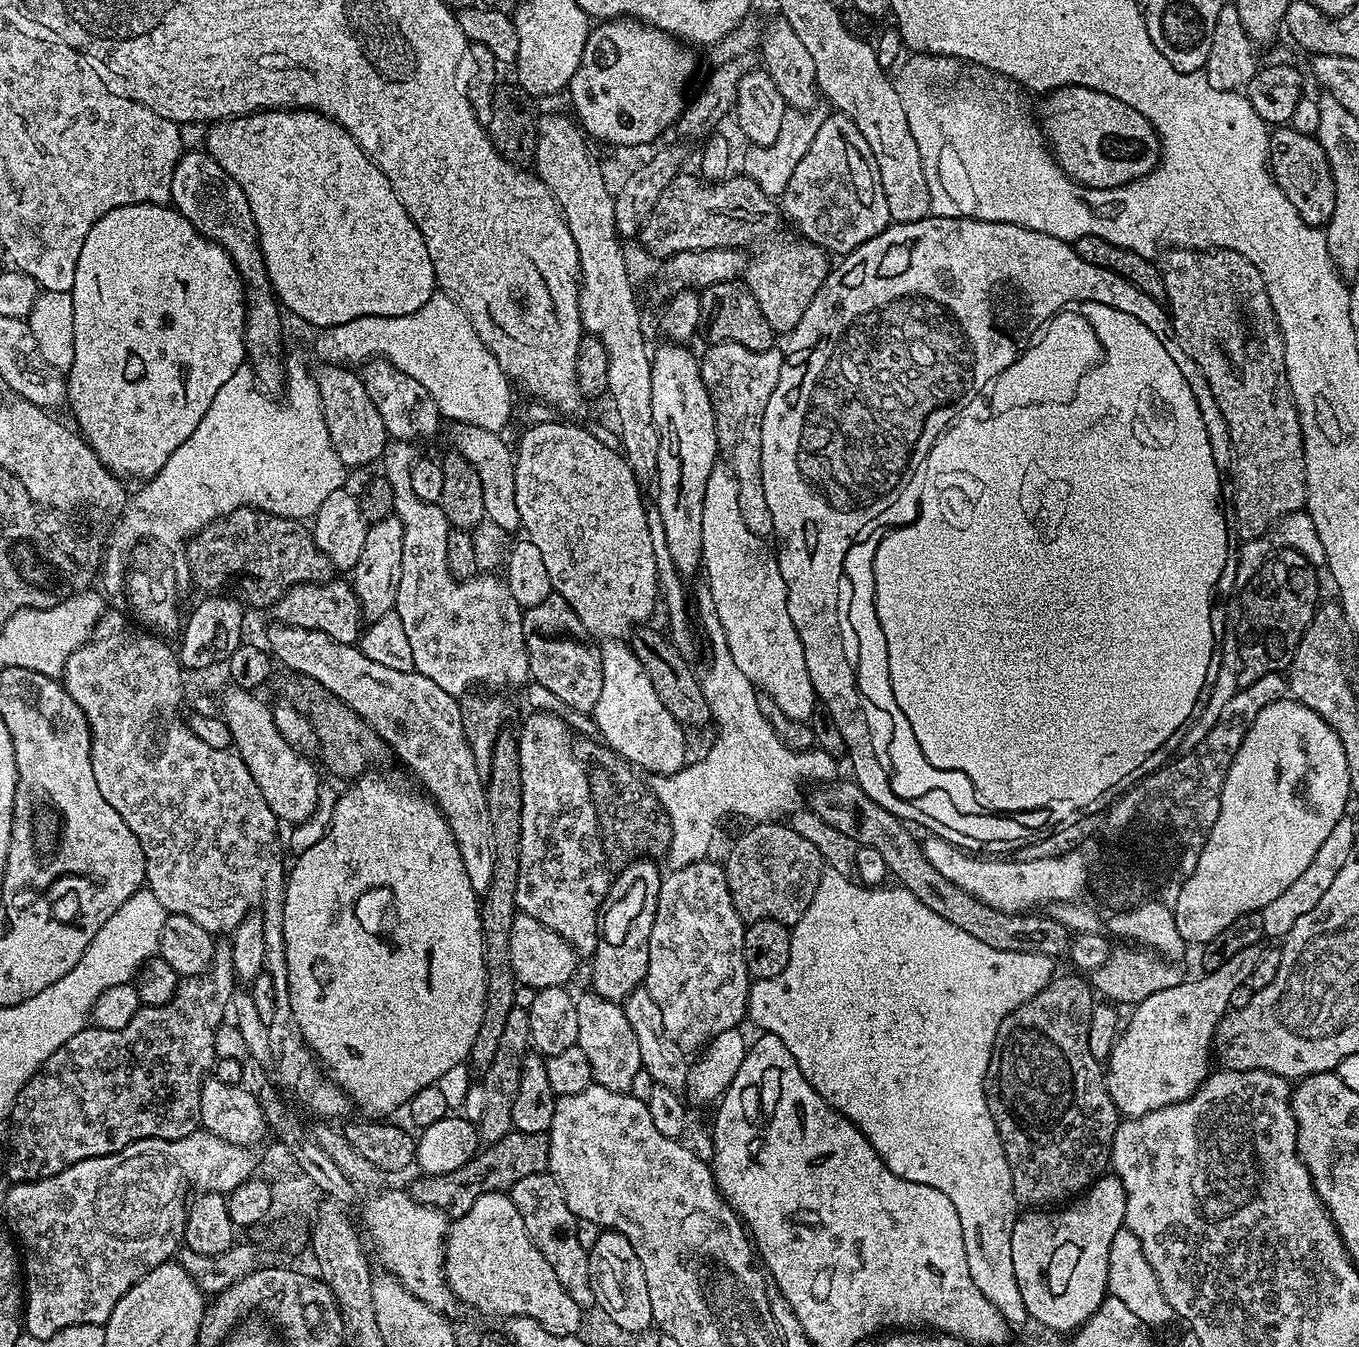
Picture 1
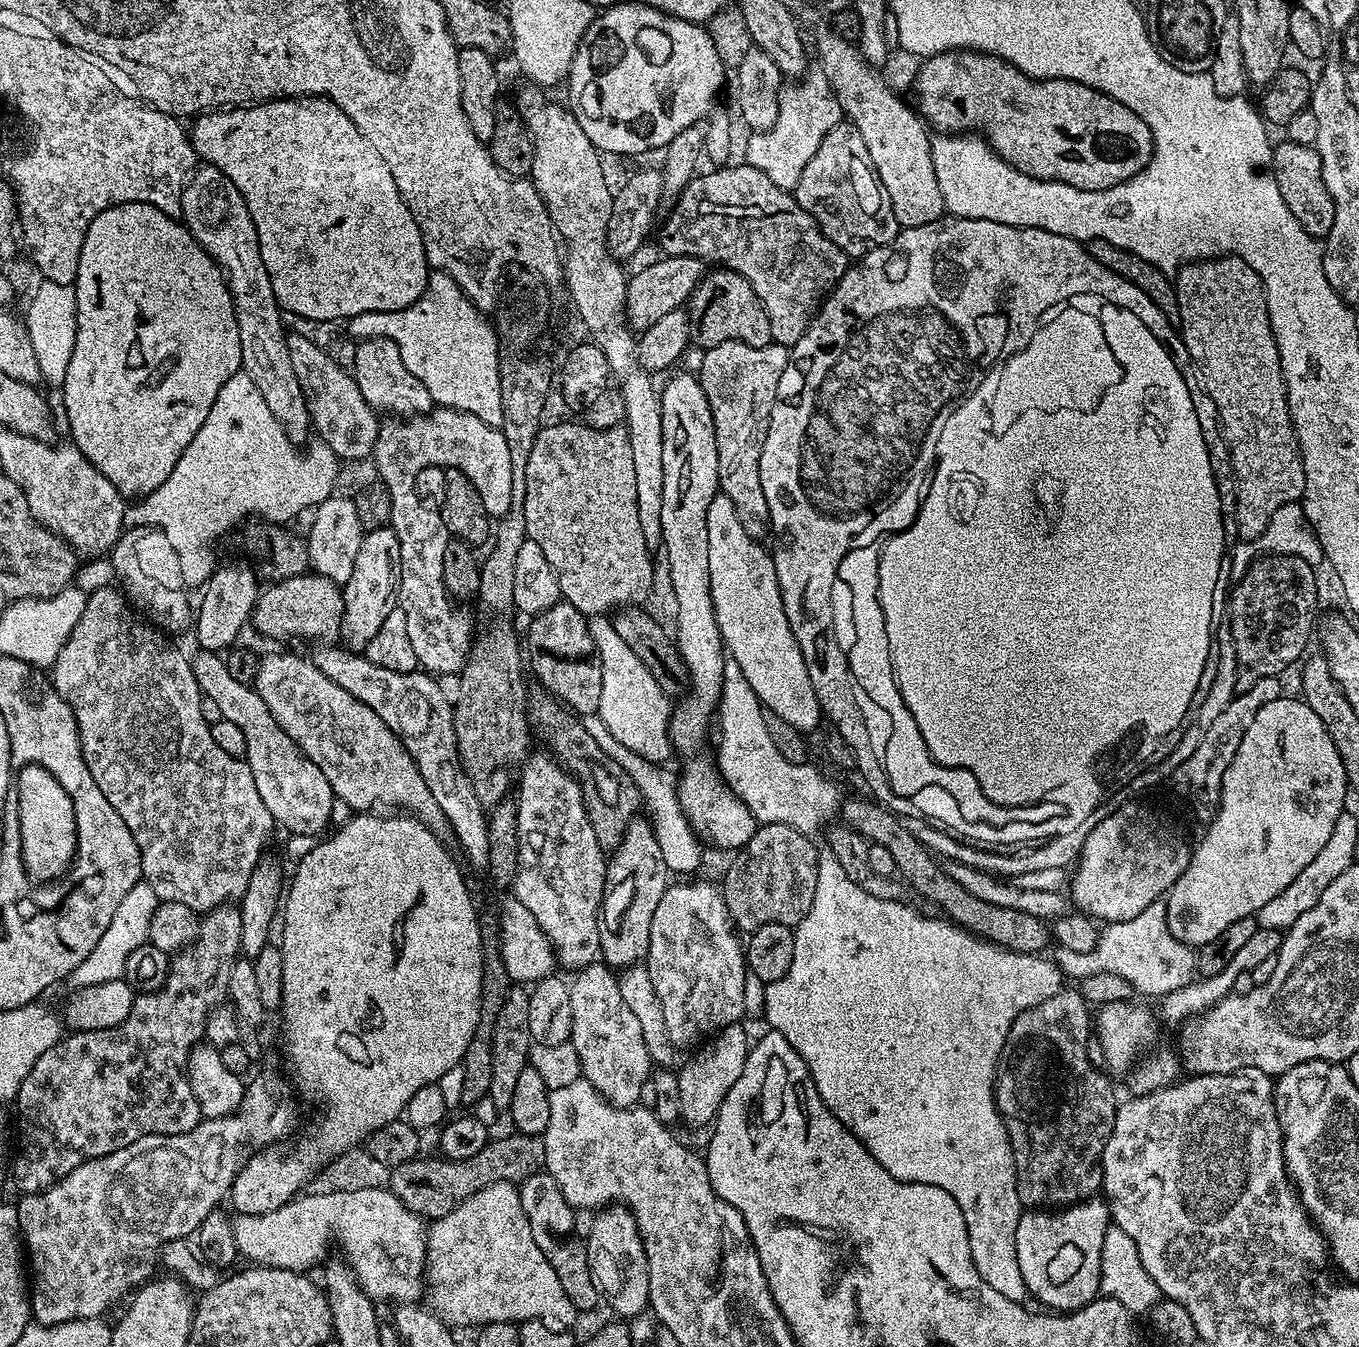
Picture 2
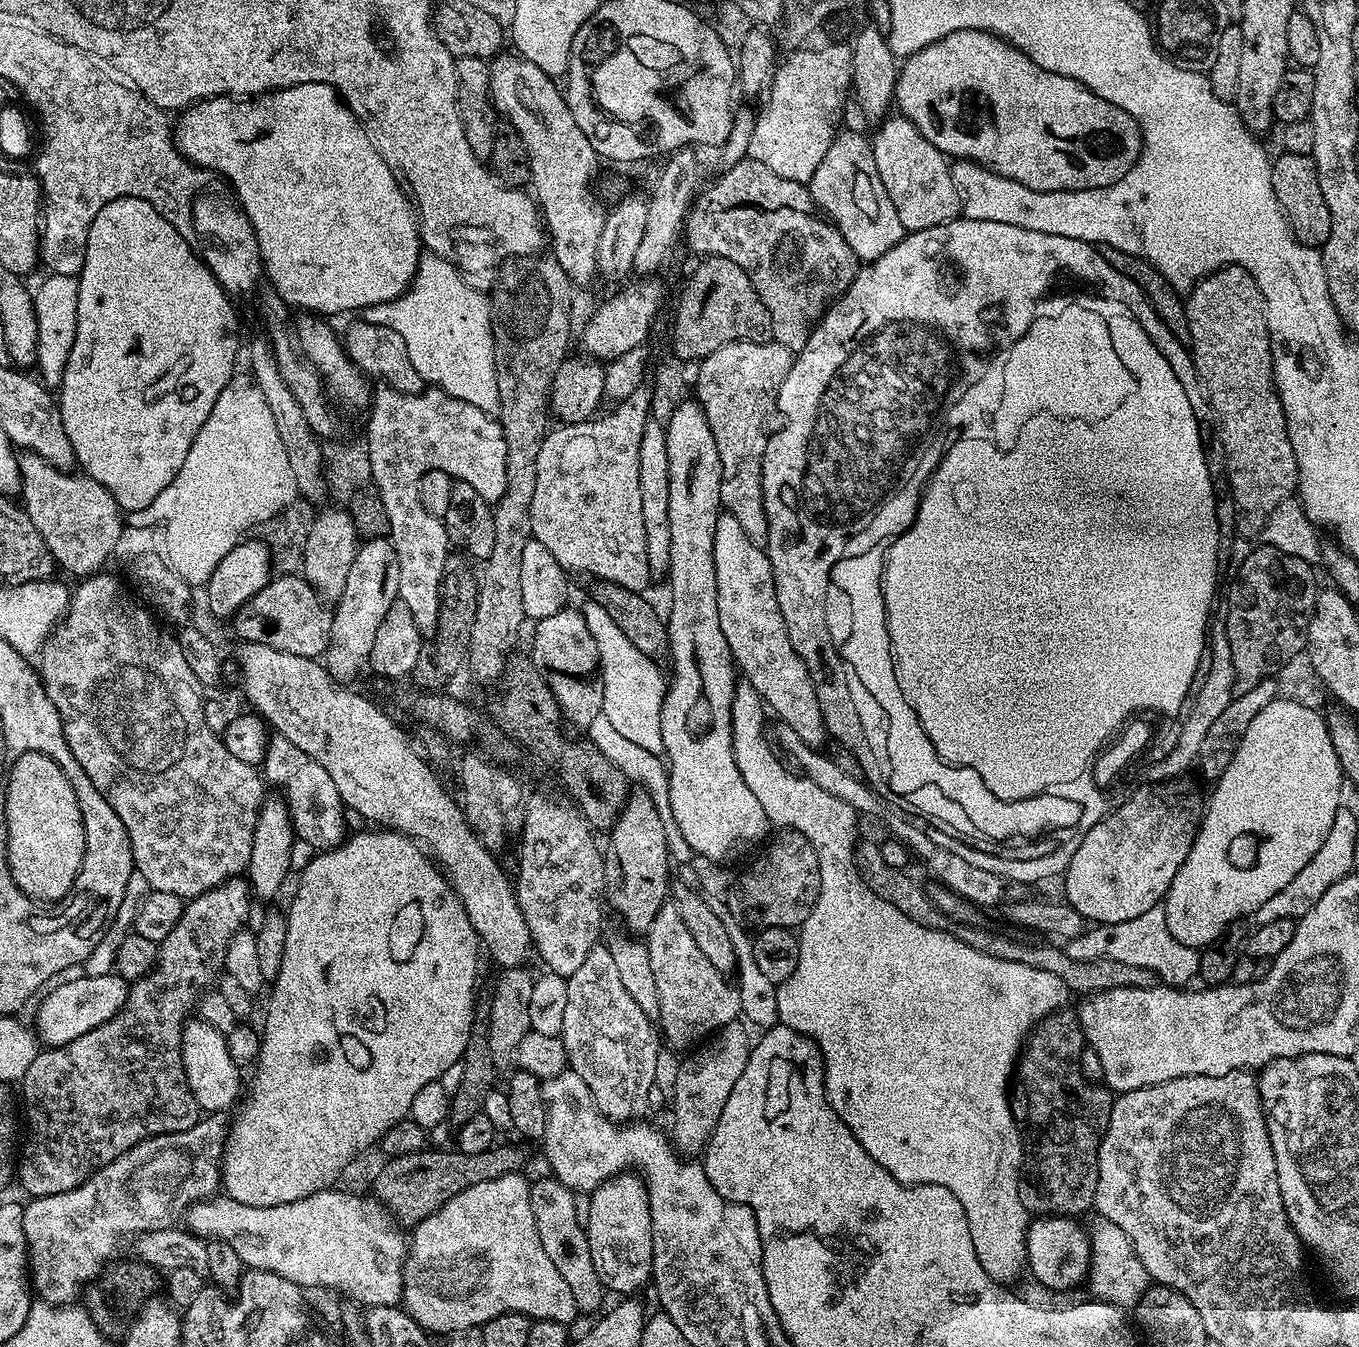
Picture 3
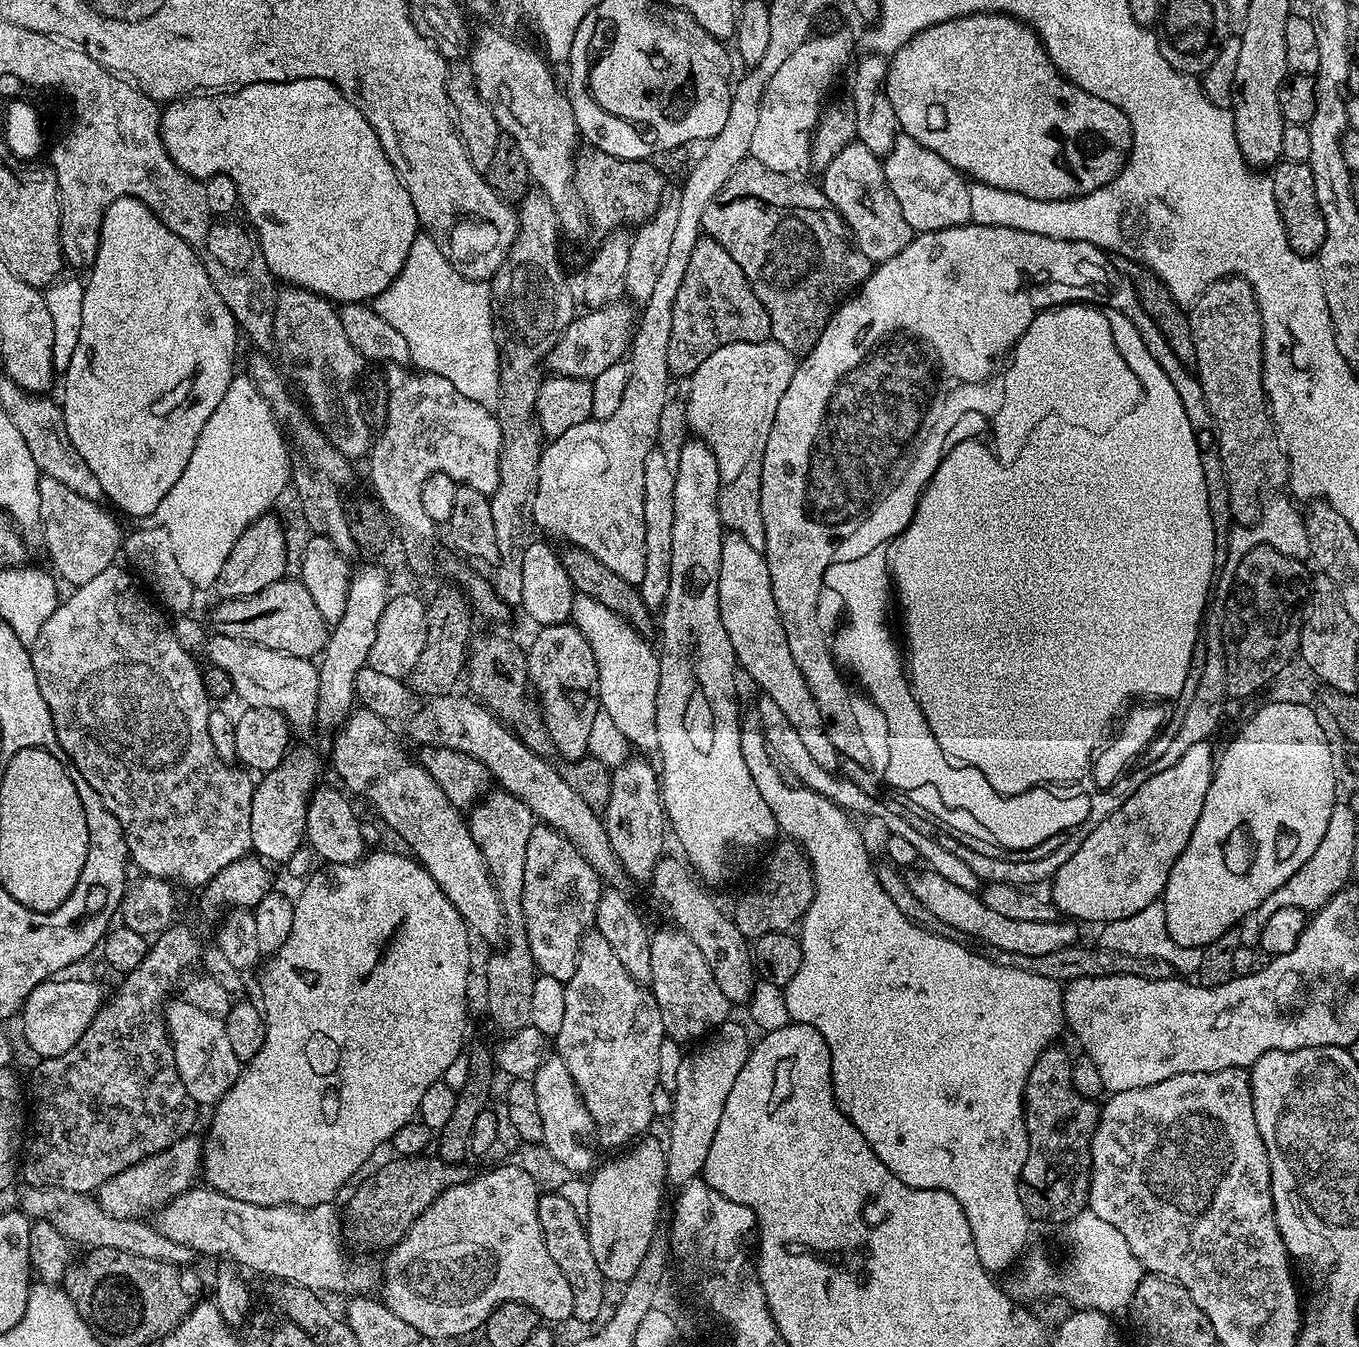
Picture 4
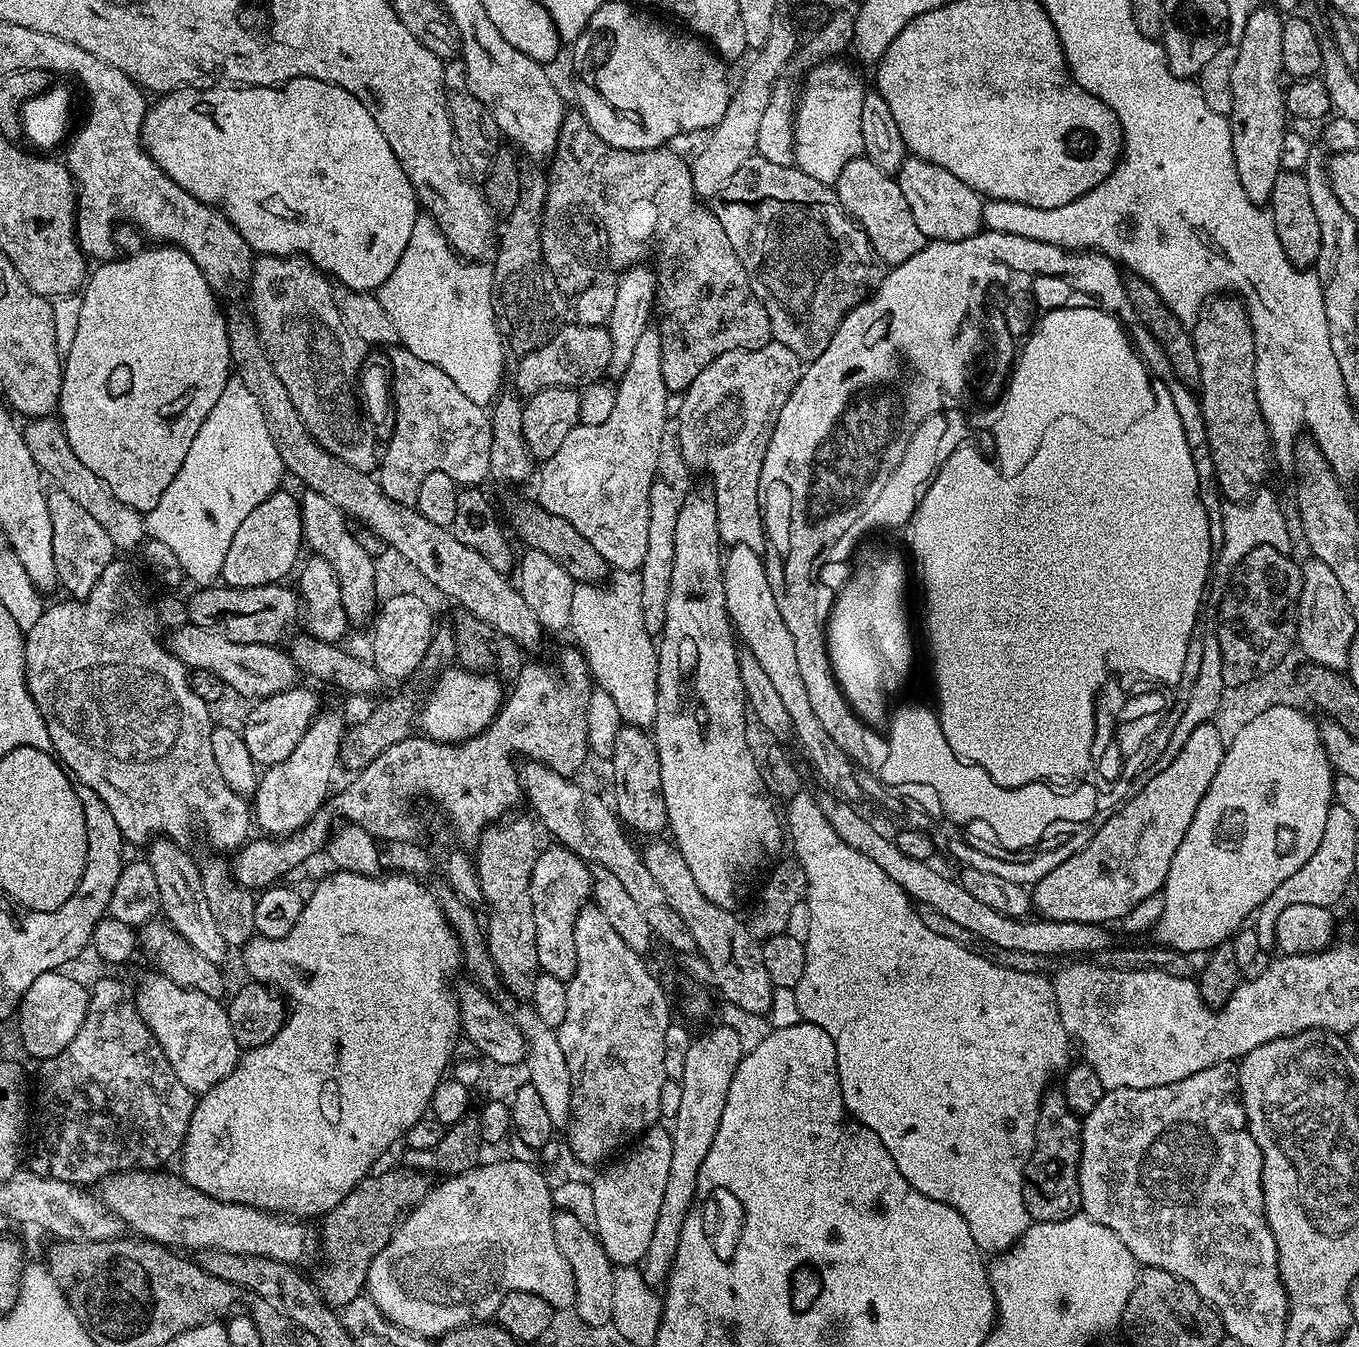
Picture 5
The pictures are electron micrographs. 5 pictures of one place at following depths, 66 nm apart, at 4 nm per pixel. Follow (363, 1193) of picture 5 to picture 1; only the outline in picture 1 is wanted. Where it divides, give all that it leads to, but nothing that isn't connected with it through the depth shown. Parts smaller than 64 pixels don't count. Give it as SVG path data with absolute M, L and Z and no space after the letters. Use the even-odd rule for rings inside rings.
M513 1130L498 1142L481 1147L473 1160L450 1174L417 1175L417 1180L410 1187L410 1195L419 1204L439 1208L449 1218L464 1216L466 1210L470 1210L470 1206L474 1206L474 1202L478 1202L482 1194L503 1192L511 1189L514 1182L530 1178L530 1174L548 1172L549 1158L550 1142L547 1132L526 1134Z

